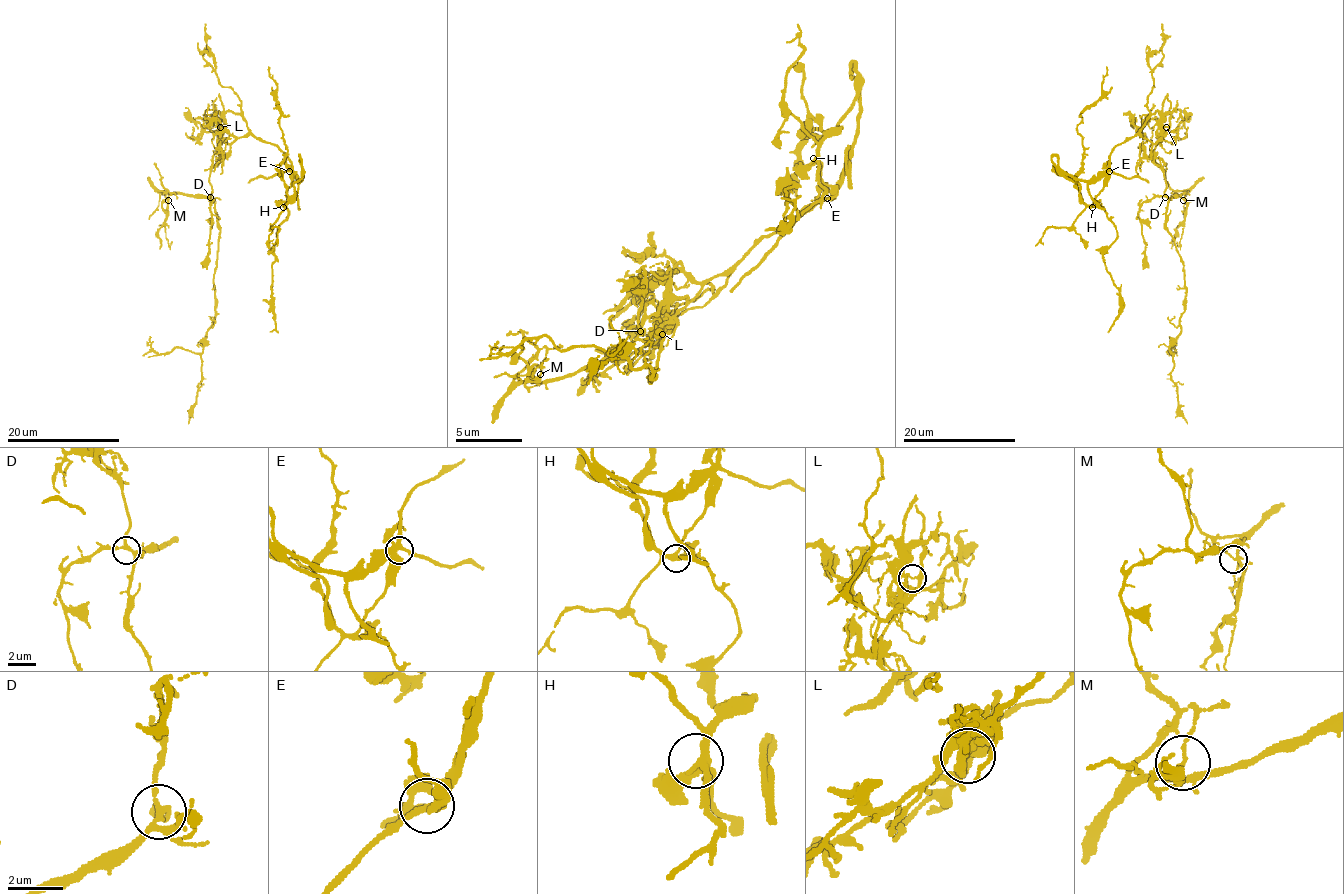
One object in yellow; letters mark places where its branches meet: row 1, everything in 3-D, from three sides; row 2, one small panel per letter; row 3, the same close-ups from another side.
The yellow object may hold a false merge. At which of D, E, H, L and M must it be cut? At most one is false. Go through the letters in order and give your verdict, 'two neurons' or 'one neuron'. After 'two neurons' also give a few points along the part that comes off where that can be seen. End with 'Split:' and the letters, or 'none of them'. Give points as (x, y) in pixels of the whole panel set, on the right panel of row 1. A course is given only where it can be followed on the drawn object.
D: one neuron
E: one neuron
H: one neuron
L: two neurons | (1166, 126), (1154, 160), (1165, 177), (1168, 232), (1183, 264), (1186, 309), (1169, 349), (1170, 380), (1187, 423)
M: one neuron
Split: L

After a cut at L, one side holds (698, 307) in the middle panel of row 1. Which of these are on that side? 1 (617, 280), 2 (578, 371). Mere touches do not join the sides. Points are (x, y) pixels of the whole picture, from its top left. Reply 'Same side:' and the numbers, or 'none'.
Same side: none

